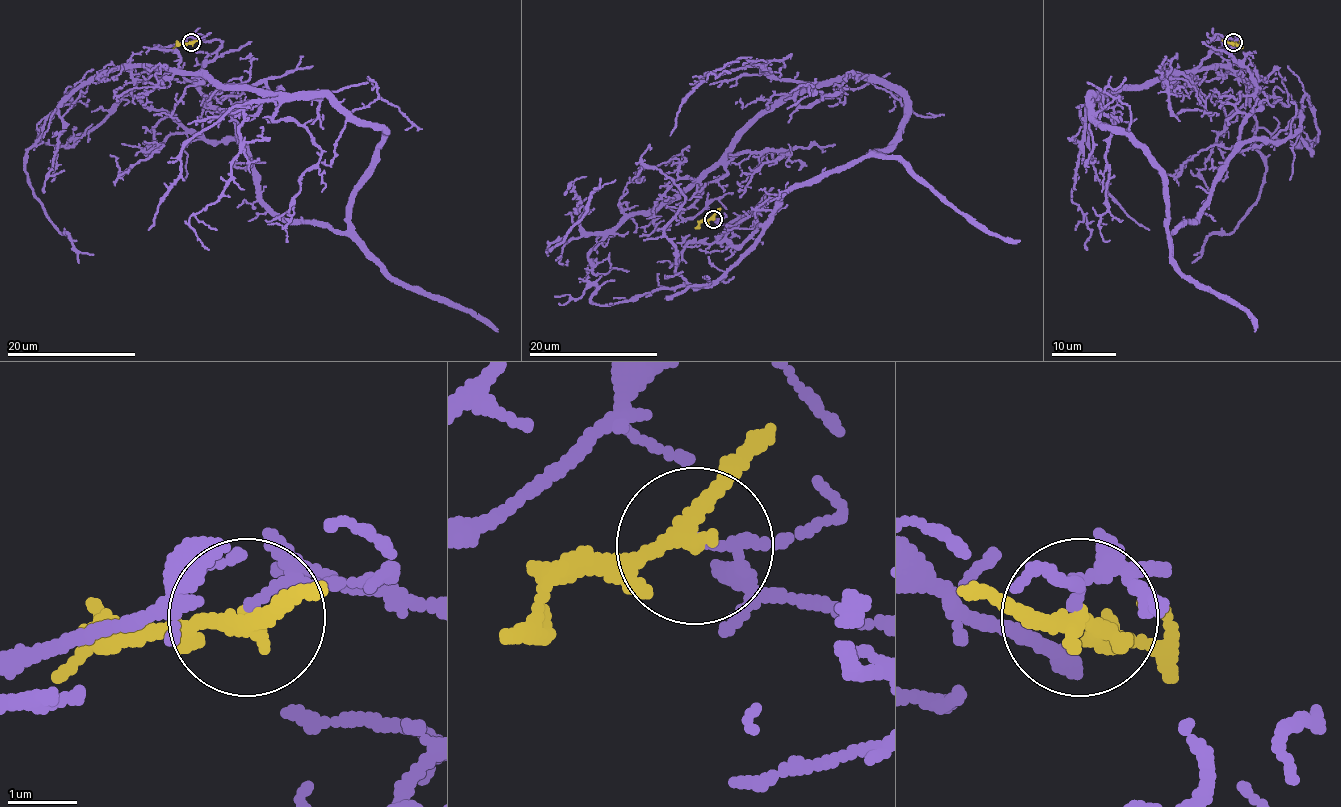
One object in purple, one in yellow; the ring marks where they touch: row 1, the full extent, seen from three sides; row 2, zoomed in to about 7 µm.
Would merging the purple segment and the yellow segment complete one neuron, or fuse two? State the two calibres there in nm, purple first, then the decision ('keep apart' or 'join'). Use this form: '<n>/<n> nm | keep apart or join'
100/220 nm | keep apart

